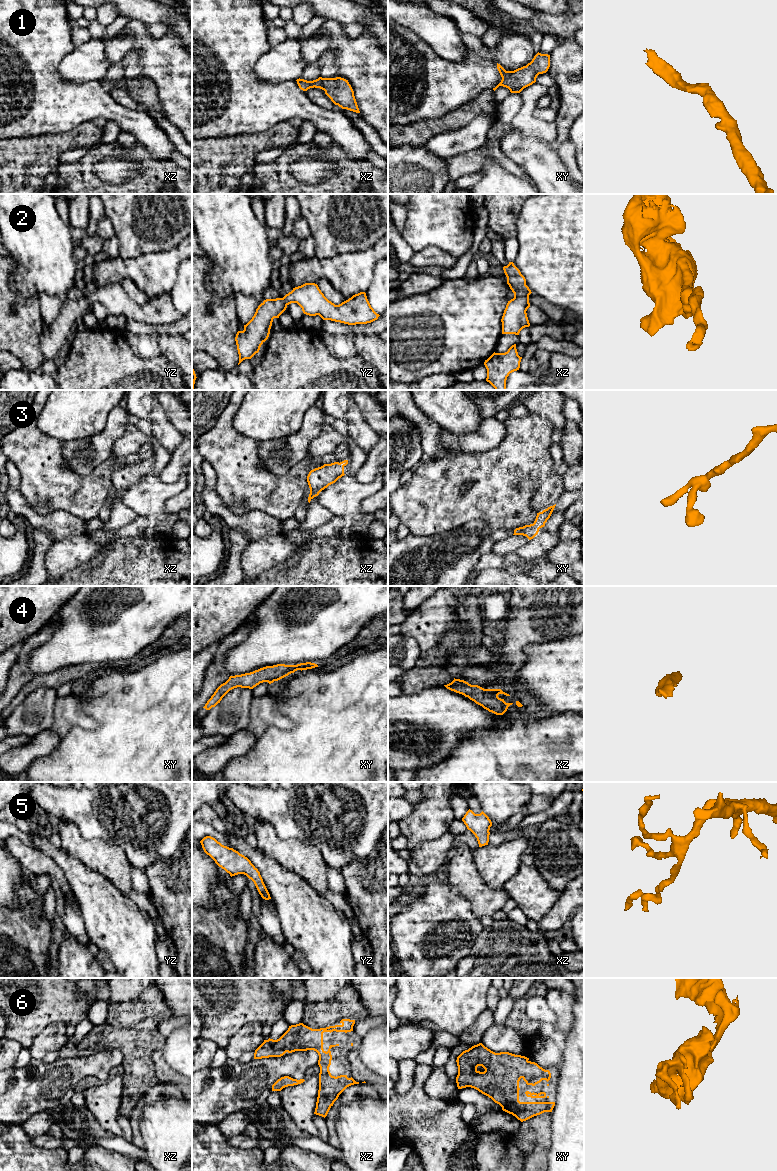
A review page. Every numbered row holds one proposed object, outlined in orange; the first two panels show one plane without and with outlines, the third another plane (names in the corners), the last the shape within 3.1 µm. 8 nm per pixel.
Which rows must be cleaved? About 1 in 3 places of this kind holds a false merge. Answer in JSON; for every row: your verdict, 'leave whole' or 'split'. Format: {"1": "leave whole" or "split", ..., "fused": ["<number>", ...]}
{"1": "leave whole", "2": "leave whole", "3": "leave whole", "4": "leave whole", "5": "leave whole", "6": "leave whole", "fused": []}

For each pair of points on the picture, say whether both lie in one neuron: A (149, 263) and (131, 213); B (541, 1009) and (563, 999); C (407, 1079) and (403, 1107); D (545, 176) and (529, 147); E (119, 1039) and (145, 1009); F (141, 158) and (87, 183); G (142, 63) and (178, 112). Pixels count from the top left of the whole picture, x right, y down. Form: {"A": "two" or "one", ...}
{"A": "two", "B": "two", "C": "two", "D": "one", "E": "two", "F": "one", "G": "one"}

